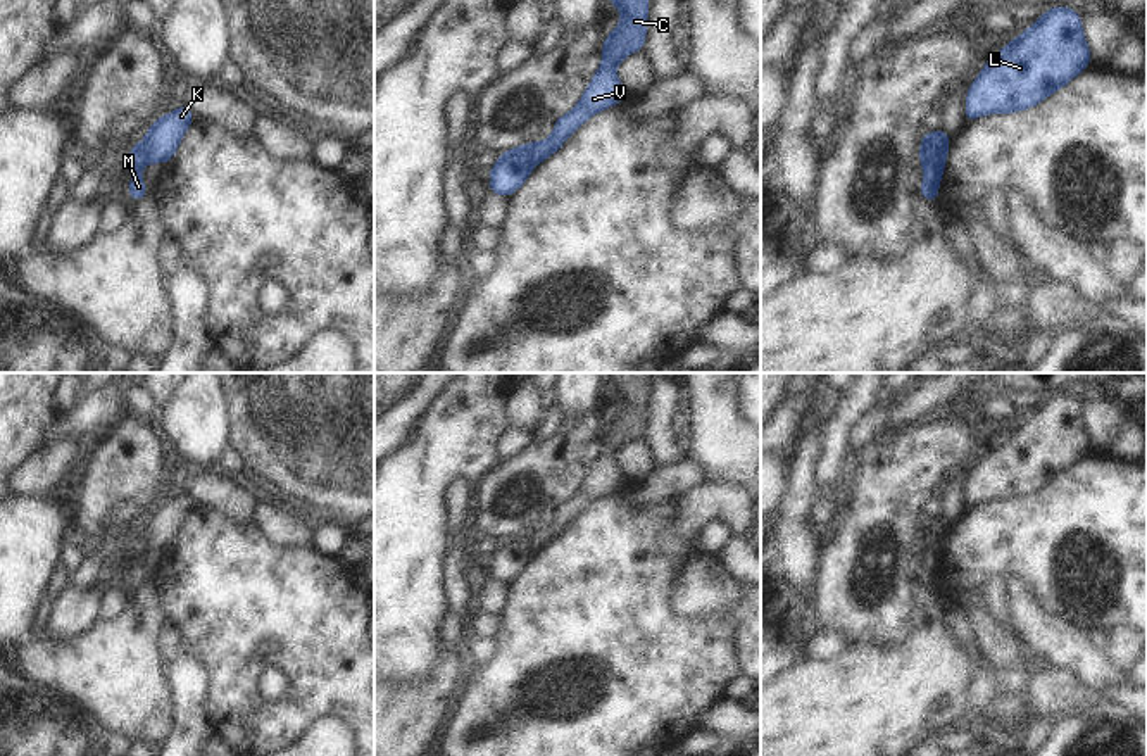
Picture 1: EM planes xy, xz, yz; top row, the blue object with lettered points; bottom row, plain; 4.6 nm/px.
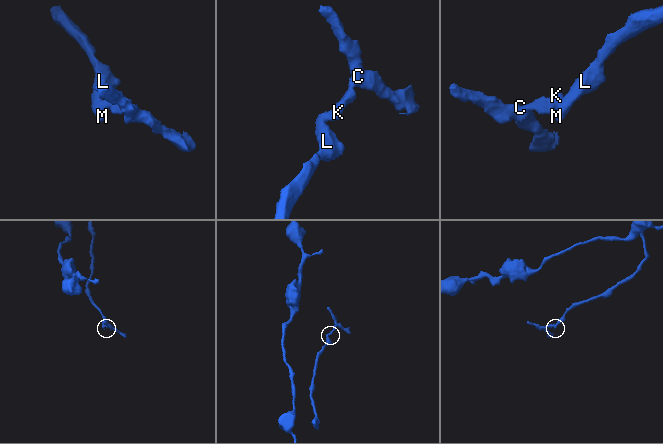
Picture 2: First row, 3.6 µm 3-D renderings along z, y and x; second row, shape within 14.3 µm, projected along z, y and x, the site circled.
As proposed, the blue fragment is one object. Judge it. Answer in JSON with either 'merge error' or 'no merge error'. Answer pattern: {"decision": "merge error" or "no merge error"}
{"decision": "merge error"}

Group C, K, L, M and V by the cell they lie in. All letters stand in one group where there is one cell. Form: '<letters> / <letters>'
C K V / L M

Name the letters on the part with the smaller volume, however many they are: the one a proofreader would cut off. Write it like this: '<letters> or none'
C, K, V

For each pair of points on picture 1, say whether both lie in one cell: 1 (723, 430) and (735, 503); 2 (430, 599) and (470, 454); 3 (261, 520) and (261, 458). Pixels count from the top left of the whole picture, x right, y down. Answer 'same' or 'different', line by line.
1: different
2: same
3: different

